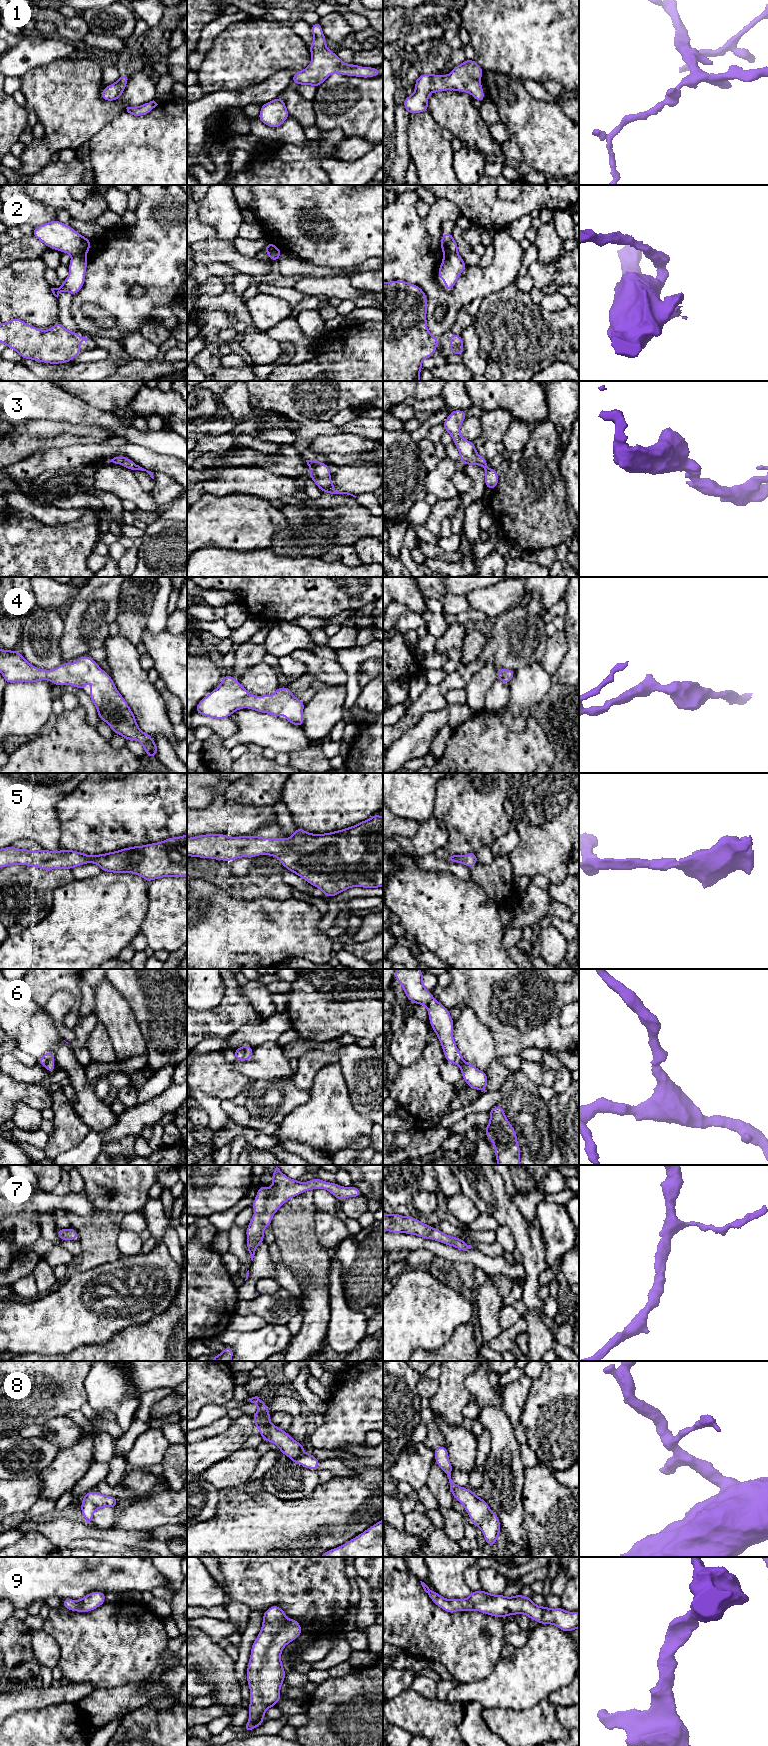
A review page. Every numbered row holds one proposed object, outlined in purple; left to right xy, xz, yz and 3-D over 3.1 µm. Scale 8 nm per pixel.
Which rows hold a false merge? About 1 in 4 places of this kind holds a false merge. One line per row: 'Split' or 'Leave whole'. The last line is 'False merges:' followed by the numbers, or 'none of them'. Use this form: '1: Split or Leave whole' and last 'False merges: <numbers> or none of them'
1: Leave whole
2: Split
3: Leave whole
4: Leave whole
5: Leave whole
6: Leave whole
7: Leave whole
8: Leave whole
9: Leave whole
False merges: 2

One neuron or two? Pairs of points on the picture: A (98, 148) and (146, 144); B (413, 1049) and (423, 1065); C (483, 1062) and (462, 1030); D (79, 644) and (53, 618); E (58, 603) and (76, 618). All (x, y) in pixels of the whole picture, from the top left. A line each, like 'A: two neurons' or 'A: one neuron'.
A: one neuron
B: two neurons
C: one neuron
D: two neurons
E: two neurons

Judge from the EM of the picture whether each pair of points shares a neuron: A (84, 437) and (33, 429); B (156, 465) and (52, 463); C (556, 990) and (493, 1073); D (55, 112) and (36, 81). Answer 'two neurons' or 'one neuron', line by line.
A: one neuron
B: one neuron
C: one neuron
D: one neuron

